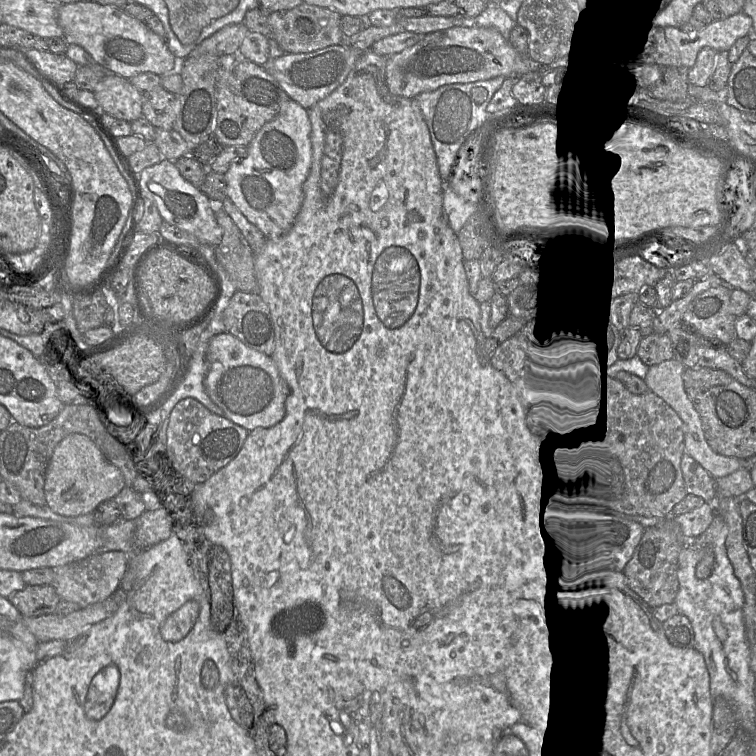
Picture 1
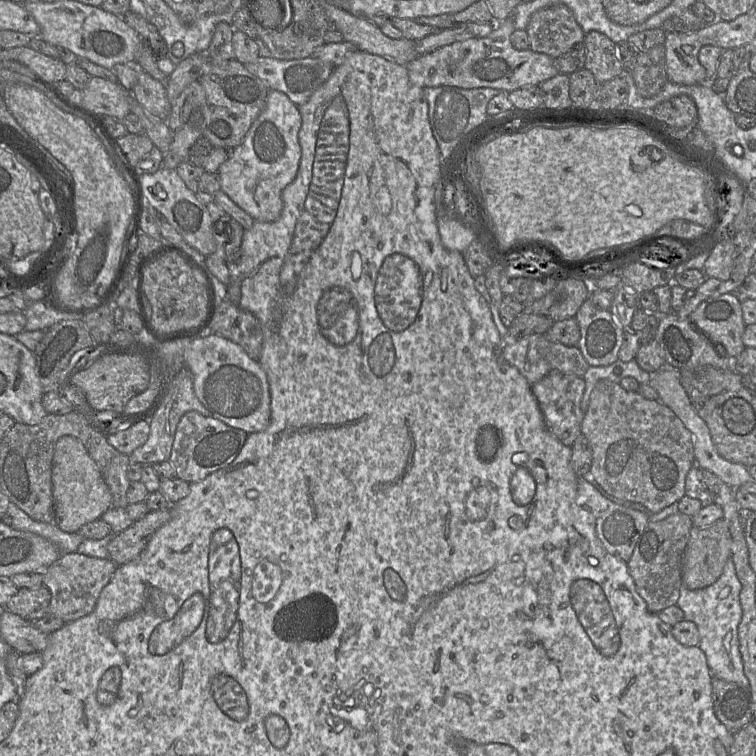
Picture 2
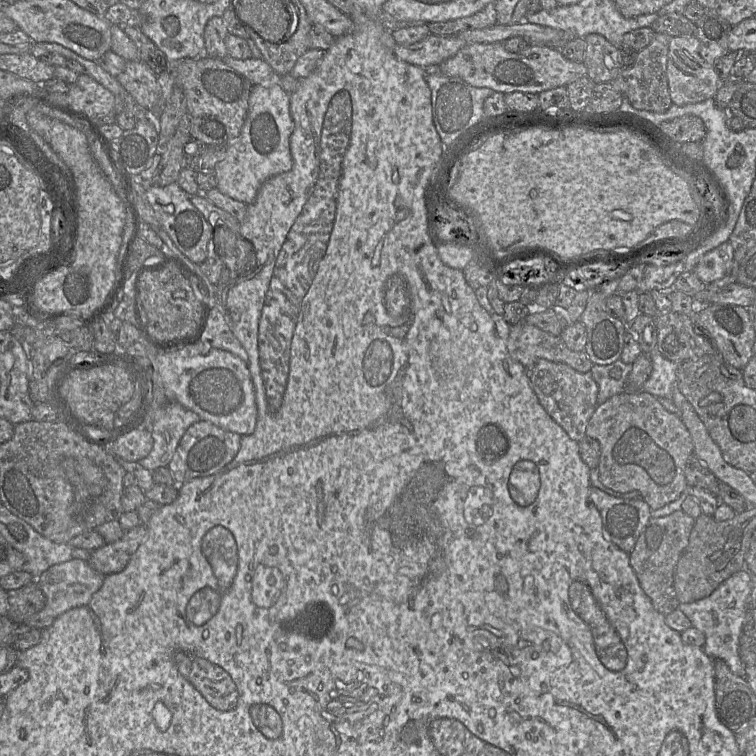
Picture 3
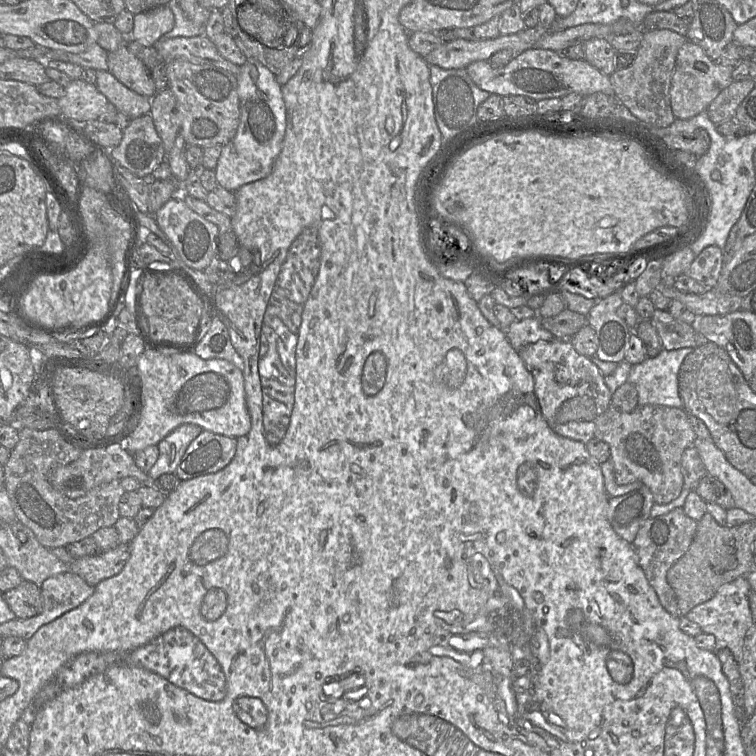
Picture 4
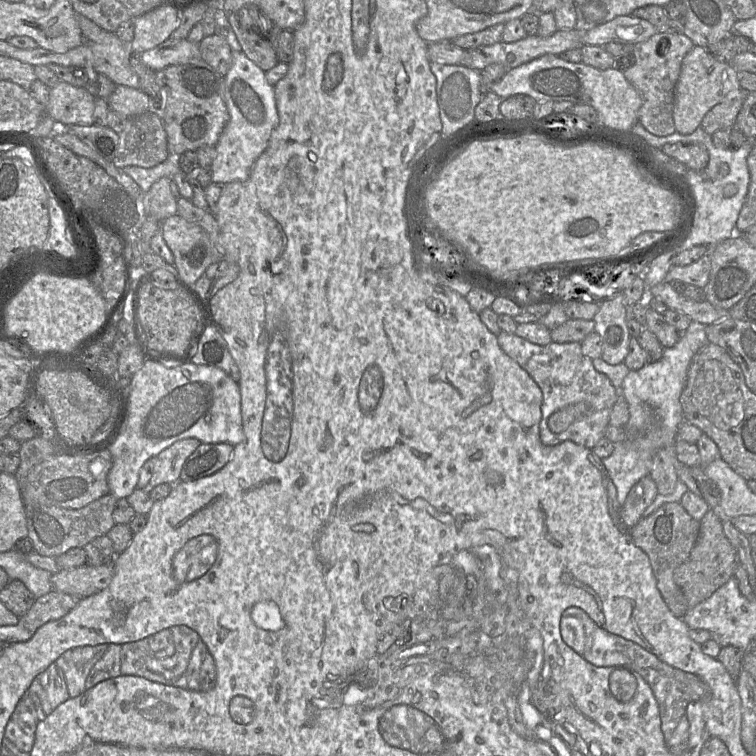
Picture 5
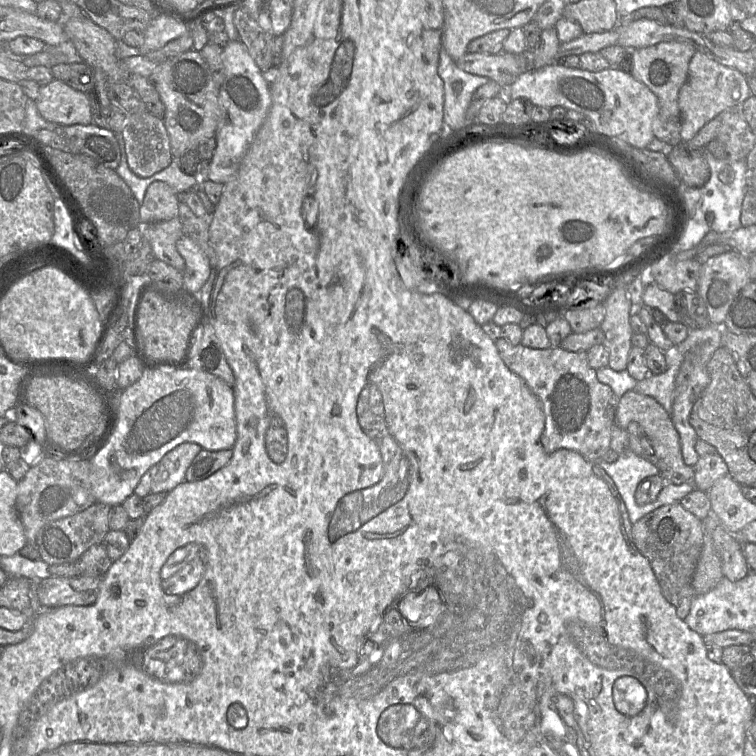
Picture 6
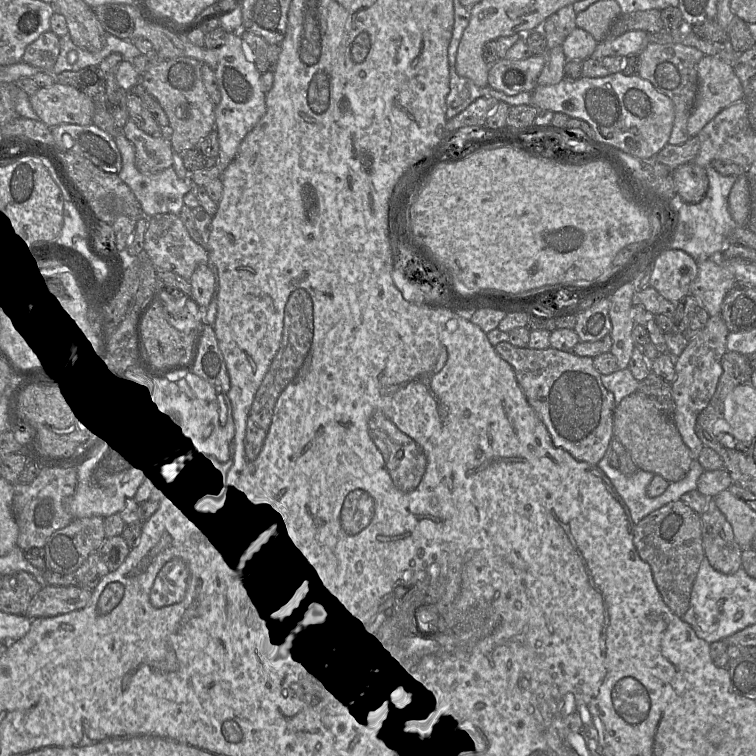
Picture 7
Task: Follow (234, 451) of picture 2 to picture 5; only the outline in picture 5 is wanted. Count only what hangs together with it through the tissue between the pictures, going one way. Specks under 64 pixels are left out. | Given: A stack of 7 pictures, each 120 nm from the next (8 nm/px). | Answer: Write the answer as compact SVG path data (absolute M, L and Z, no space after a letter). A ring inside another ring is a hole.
M201 443L183 464L180 481L188 482L214 474L230 460L234 446L228 443Z

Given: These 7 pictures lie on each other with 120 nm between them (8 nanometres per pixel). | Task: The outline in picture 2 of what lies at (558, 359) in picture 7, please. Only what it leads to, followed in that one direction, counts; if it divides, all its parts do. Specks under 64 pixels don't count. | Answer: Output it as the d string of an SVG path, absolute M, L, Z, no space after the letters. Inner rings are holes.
M553 370L541 380L532 384L531 388L549 431L564 445L571 447L581 433L581 424L585 414L581 408L585 390L583 377Z

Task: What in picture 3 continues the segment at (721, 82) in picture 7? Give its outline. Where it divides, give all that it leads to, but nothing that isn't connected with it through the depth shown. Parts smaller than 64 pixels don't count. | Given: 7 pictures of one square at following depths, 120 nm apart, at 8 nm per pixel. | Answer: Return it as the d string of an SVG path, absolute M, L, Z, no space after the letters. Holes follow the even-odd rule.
M695 36L672 37L669 43L667 80L673 104L684 106L714 98L720 85L714 65L707 63L699 54L700 42Z

